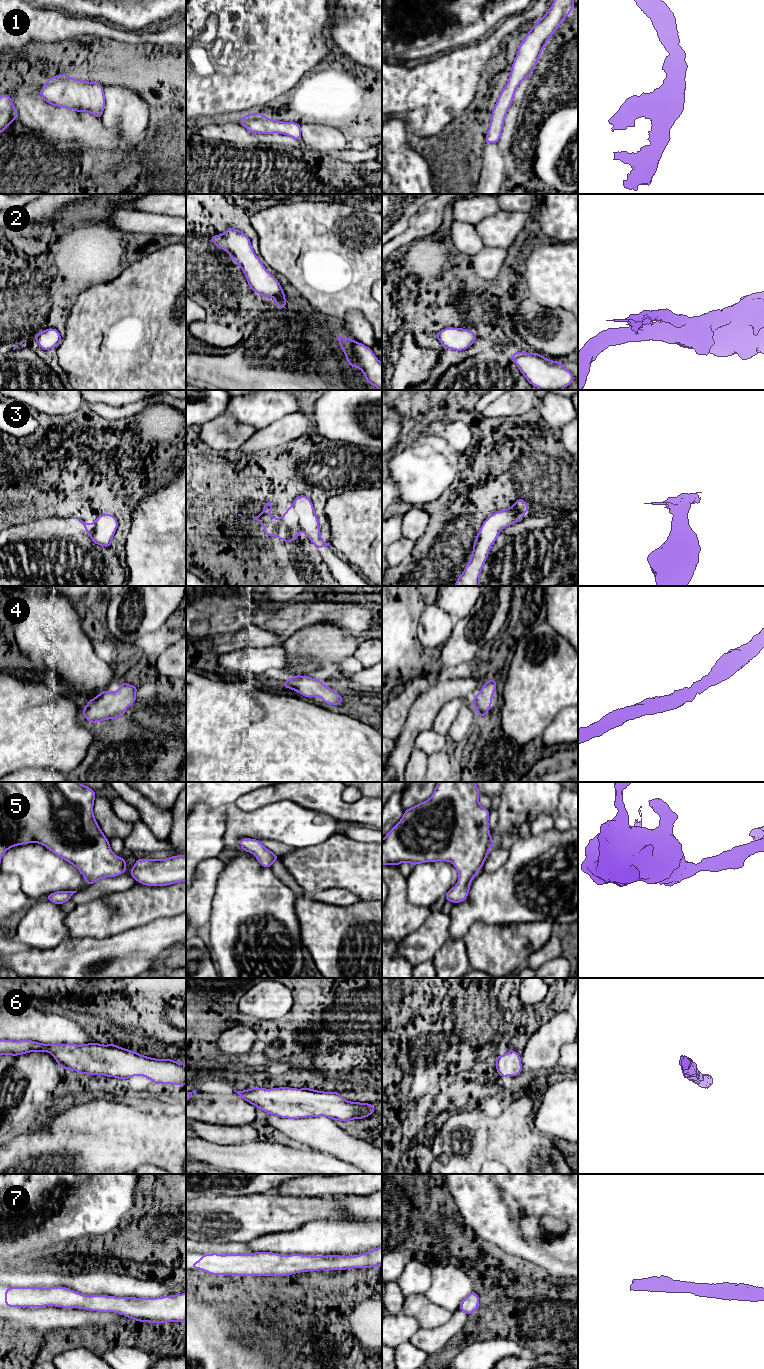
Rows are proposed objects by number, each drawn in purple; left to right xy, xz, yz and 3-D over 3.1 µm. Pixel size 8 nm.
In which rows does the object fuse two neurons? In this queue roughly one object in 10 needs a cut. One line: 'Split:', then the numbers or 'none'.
Split: none

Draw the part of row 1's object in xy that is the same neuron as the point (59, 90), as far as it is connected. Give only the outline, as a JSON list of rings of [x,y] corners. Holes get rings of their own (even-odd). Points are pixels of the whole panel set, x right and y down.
[[[59,74],[47,79],[40,90],[40,97],[52,106],[63,107],[77,112],[89,112],[102,117],[105,107],[103,86],[98,82],[71,78]]]

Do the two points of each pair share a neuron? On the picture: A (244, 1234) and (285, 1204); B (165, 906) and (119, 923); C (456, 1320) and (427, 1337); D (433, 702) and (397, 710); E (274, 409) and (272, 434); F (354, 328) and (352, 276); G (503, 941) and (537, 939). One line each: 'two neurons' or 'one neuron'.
A: one neuron
B: one neuron
C: one neuron
D: two neurons
E: two neurons
F: two neurons
G: one neuron

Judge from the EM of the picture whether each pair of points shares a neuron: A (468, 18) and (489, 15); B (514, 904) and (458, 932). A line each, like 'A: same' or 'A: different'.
A: same
B: same

